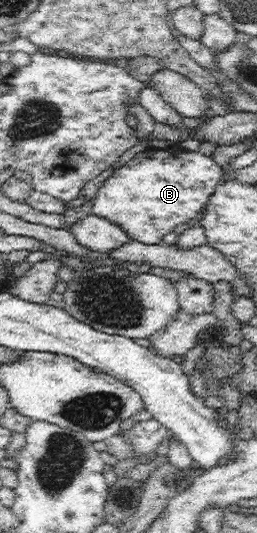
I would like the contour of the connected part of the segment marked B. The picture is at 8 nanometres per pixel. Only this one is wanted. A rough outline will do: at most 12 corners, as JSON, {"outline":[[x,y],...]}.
{"outline":[[149,148],[115,170],[92,213],[161,244],[222,181],[211,156]]}

